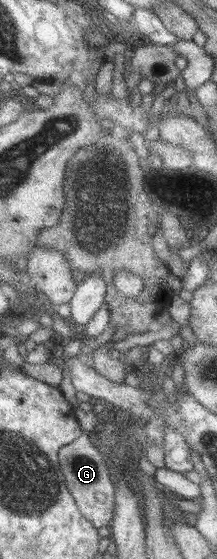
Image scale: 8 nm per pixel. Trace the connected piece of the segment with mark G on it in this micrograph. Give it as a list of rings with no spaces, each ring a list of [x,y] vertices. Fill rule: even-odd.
[[[89,431],[83,432],[75,441],[61,447],[58,453],[60,471],[65,476],[66,486],[72,493],[74,500],[76,501],[79,511],[98,529],[104,525],[109,525],[114,518],[114,511],[116,506],[116,489],[111,477],[109,476],[109,467],[107,462],[103,460],[101,452],[96,446],[93,446],[89,439]]]

